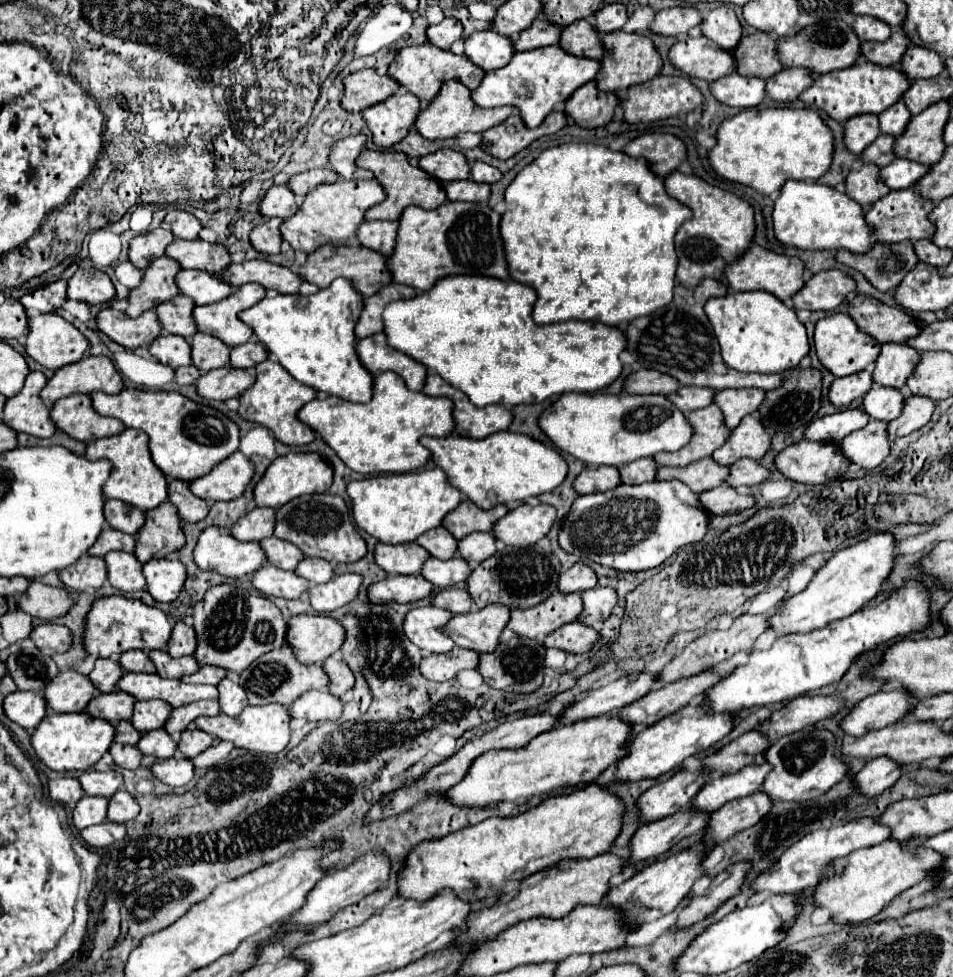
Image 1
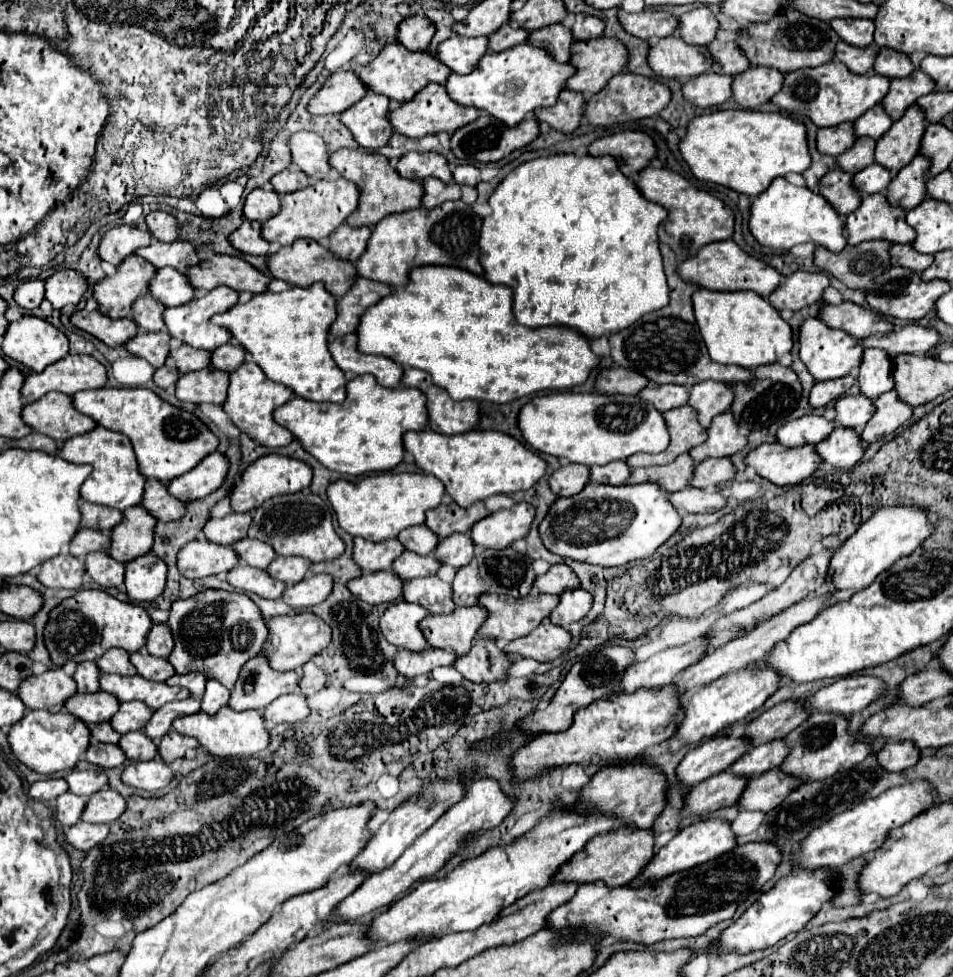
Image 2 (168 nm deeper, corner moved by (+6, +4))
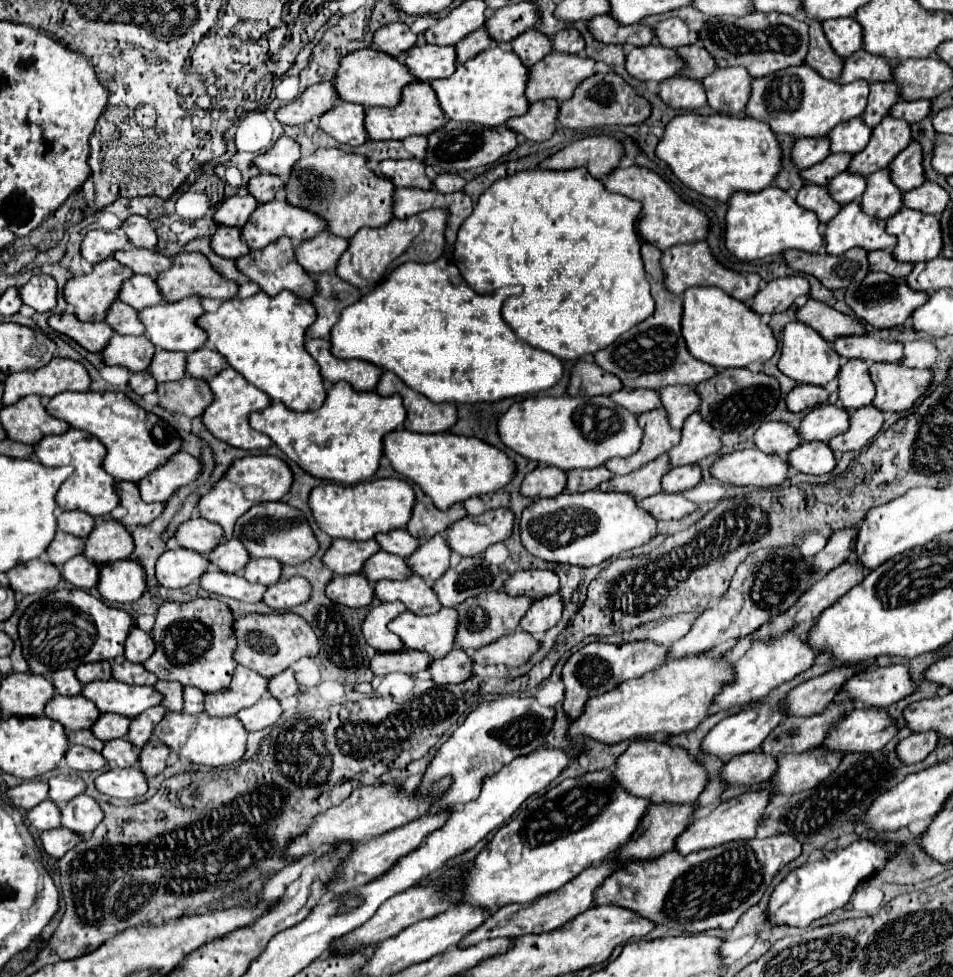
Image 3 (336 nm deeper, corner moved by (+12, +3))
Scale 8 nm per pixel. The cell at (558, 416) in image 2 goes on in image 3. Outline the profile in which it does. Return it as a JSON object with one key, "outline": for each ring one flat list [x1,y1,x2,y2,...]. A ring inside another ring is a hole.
{"outline":[[610,396,526,398,512,404,498,420,498,432,502,442,524,458,562,470,596,468,614,456,632,456,632,452,640,450,644,436,638,416,616,404]]}

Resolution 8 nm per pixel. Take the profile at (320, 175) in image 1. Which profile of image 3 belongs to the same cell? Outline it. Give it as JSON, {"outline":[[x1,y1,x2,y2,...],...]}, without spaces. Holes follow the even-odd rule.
{"outline":[[260,174,256,178,252,178,248,182,248,190,250,194,262,204,262,202,270,202,276,198,276,194,284,188,284,180,272,174]]}

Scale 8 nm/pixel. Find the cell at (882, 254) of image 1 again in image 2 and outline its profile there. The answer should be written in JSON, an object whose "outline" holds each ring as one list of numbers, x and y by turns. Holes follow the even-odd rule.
{"outline":[[864,241,854,247,844,247,840,253,816,247,814,265,850,289,866,289,890,265,888,249,888,241]]}

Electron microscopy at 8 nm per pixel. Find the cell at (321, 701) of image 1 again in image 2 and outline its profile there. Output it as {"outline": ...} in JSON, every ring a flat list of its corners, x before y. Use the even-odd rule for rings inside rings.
{"outline":[[292,693,292,695,282,695,278,697,274,703,270,703,270,707,264,709,264,719,268,723,296,723,306,719,310,713,306,699,300,693]]}

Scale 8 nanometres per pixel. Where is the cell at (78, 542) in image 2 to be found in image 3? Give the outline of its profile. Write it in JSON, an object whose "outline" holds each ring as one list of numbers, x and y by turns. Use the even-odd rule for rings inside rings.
{"outline":[[58,532,56,540,48,546,48,560,70,560,78,554,84,554,84,540,78,536,70,536,66,532]]}

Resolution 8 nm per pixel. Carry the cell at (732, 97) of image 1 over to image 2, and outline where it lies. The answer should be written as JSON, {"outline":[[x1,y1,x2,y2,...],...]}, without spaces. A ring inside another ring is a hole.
{"outline":[[704,73,688,79,682,85,682,95,696,107,714,107,732,97,732,77,718,73]]}

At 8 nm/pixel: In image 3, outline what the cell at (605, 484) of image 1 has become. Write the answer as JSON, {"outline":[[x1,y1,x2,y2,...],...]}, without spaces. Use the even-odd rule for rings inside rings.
{"outline":[[540,466,522,482,522,494,530,498,550,498,566,490,566,472,556,466]]}

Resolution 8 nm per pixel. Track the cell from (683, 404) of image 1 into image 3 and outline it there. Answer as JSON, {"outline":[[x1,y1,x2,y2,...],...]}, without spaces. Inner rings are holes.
{"outline":[[622,388,620,392,612,394,612,400,616,400,616,404,624,404,624,408,628,408,630,412,636,412,636,414,644,414,654,408,662,408,660,392,650,390,650,388,636,388,636,390]]}

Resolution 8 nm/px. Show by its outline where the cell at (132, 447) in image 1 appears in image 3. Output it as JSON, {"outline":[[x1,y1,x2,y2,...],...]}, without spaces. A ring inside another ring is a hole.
{"outline":[[70,428,64,434,58,436,46,436,38,446,36,452,38,460,44,466,66,466,72,464,76,472,62,484,60,492,56,494,56,502,62,510,82,510,90,516,106,516,110,514,118,504,120,496,116,492,116,480,104,470,104,458,106,458,106,446,90,436,84,430]]}

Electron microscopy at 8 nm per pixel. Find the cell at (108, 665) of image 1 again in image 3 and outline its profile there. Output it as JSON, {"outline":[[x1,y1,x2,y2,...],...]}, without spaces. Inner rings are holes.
{"outline":[[70,668,58,670,54,674,54,684,56,684,56,692,64,694,64,696,76,696,84,688,84,684,76,678,76,672,70,670]]}

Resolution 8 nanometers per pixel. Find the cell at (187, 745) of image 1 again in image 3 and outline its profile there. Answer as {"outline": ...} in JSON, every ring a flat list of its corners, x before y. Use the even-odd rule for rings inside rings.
{"outline":[[154,738,140,750,140,768,144,770,146,776,162,774,164,768,168,766,168,756,170,756,170,748]]}

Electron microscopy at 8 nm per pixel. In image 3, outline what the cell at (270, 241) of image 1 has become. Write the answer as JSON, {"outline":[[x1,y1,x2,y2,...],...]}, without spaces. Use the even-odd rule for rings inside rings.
{"outline":[[220,226,212,236,212,250,224,258,240,258,250,252,248,244,242,238,242,230,234,226]]}

